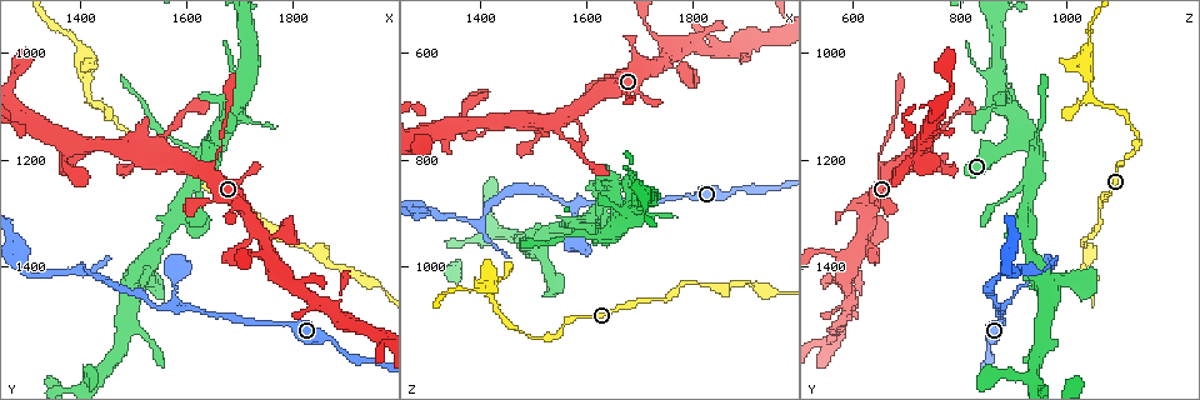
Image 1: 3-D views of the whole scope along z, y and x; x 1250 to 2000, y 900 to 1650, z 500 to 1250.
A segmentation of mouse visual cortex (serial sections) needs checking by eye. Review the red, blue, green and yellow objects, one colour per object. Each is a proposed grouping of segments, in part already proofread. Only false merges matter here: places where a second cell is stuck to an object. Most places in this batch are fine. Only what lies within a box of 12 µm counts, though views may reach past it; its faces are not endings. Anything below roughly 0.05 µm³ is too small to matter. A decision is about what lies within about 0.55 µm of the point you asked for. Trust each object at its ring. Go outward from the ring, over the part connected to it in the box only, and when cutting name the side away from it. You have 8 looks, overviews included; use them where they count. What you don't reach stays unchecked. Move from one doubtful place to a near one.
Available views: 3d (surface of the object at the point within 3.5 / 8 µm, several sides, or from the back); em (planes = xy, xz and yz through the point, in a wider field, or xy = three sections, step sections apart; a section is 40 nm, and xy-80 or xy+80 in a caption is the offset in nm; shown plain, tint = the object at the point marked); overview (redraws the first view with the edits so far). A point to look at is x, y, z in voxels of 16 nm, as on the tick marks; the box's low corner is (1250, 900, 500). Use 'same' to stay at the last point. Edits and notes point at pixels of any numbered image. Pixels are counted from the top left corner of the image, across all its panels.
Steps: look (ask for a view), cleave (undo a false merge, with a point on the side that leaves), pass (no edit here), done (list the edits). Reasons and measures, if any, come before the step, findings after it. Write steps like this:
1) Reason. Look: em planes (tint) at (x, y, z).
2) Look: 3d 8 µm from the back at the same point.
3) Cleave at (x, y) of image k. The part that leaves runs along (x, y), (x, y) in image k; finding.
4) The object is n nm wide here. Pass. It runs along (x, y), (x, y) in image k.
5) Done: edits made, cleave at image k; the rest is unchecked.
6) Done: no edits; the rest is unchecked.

Branch point. Look: 3d 3.5 µm from the back at (1700, 1100, 885).

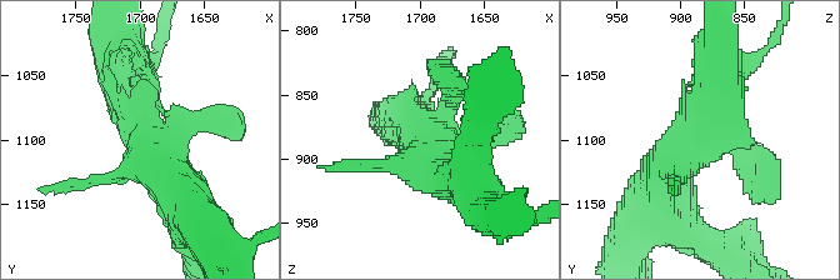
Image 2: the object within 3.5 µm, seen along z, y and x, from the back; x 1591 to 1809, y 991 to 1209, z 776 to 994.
Look: em xy step 2 (plain) at (1700, 1102, 882).

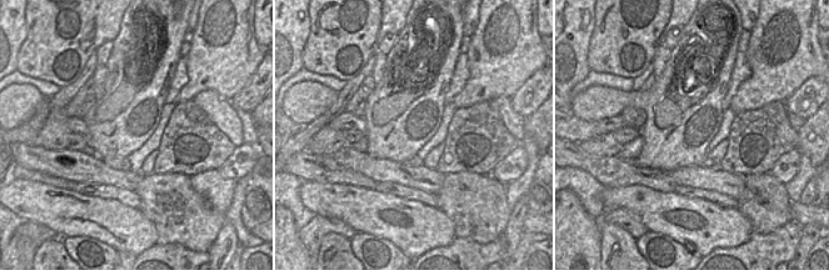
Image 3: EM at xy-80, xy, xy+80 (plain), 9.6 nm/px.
Where the object lies. Look: em xy step 2 (tint) at the same point.

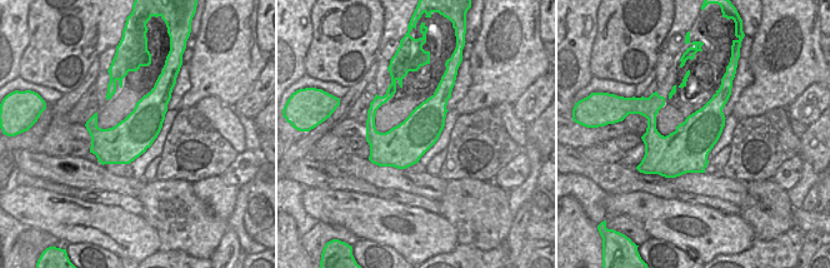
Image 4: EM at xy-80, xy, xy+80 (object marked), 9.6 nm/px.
Pass. It runs along (191, 220), (119, 89) in image 2; all the same cell.

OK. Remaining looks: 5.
Abrupt turn. Look: 3d 8 µm at (1420, 1085, 1055).

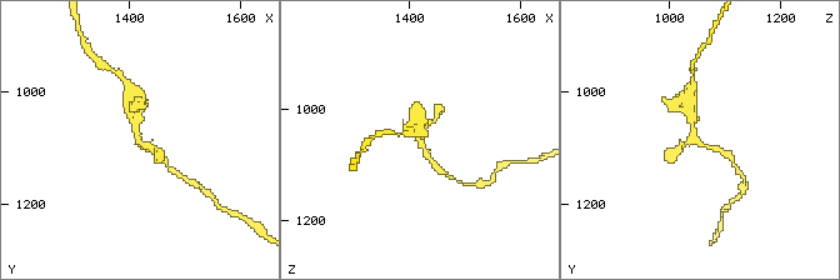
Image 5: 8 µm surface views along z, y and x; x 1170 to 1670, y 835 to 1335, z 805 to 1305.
Closer look. Look: 3d 3.5 µm at (1420, 1085, 1050).

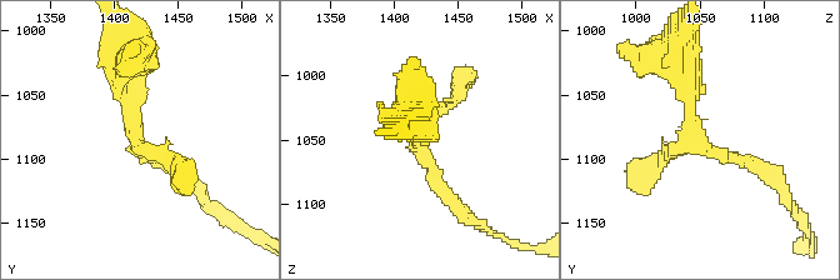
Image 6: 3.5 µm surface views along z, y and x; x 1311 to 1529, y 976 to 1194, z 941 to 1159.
Shape alone is not enough. Look: em xy step 2 (tint) at (1420, 1088, 1052).

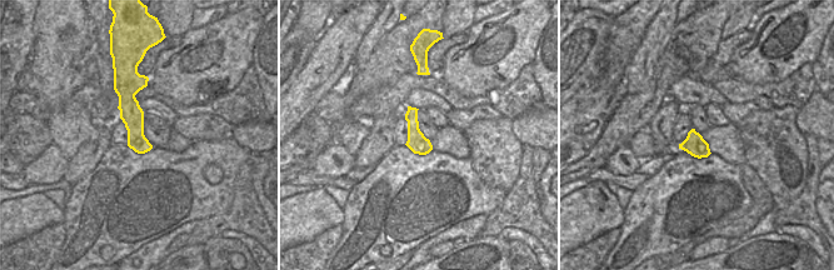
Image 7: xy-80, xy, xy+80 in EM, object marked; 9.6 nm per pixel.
Pass. It runs along (135, 85), (130, 113), (141, 150) in image 7; one cell here.

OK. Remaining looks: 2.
Sharp bend. Look: 3d 3.5 µm at (1580, 1470, 880).

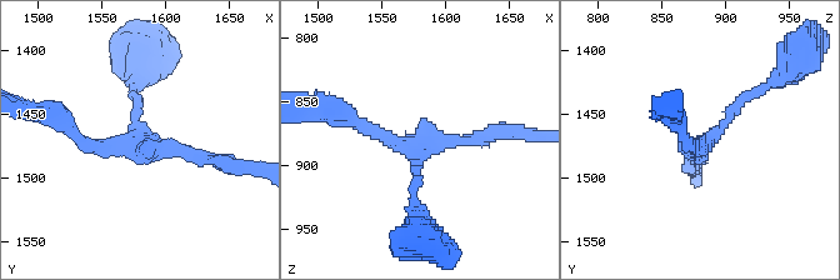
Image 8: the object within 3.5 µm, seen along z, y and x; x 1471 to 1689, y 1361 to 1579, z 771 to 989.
3 arms meet here; the arms are 150, 200, 200 nm wide. Look: em xy step 3 (tint) at (1582, 1472, 882).

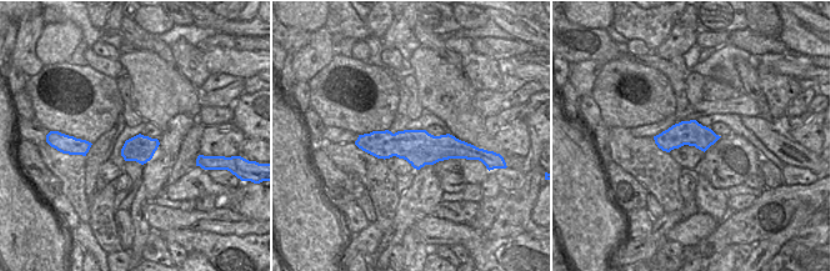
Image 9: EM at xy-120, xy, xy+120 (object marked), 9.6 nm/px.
Pass. It runs along (359, 142), (465, 147) in image 9; one cell here.

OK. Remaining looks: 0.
Done: no edits; the rest is unchecked.

